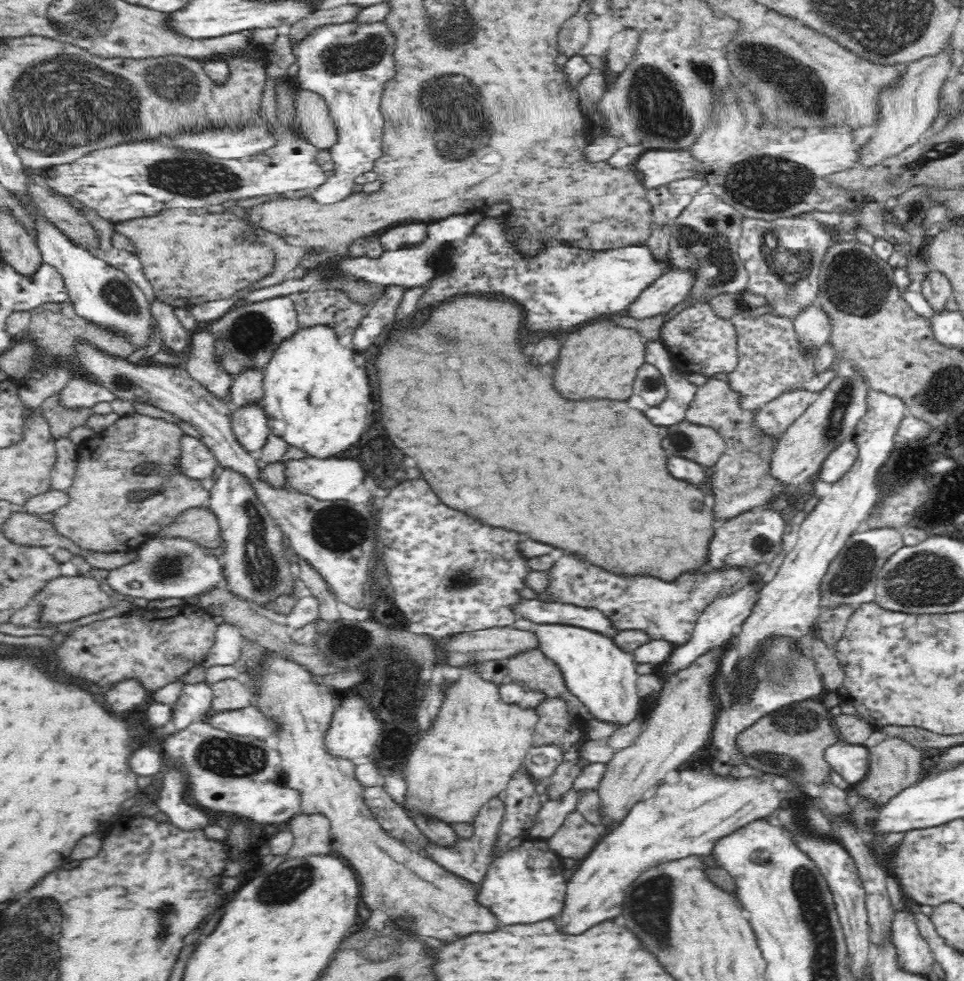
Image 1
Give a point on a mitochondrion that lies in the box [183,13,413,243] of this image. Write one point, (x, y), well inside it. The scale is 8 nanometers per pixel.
(370, 52)

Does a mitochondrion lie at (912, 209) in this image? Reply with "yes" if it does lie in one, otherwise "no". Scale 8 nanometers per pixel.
yes

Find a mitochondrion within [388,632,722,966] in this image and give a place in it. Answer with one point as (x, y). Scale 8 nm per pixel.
(649, 908)

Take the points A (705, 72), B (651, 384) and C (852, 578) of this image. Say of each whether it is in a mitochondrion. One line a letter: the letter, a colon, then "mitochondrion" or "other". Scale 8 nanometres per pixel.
A: mitochondrion
B: mitochondrion
C: mitochondrion

